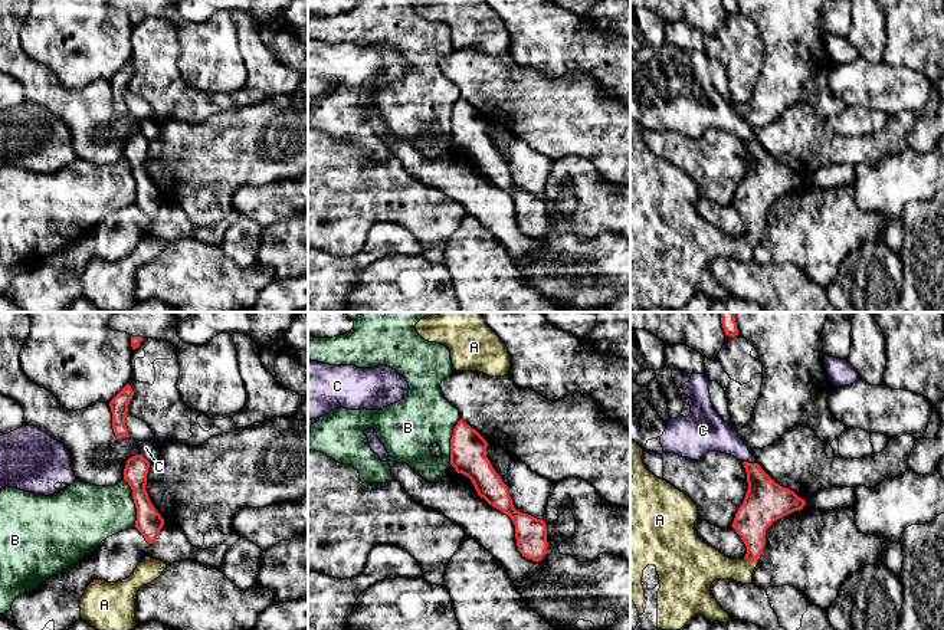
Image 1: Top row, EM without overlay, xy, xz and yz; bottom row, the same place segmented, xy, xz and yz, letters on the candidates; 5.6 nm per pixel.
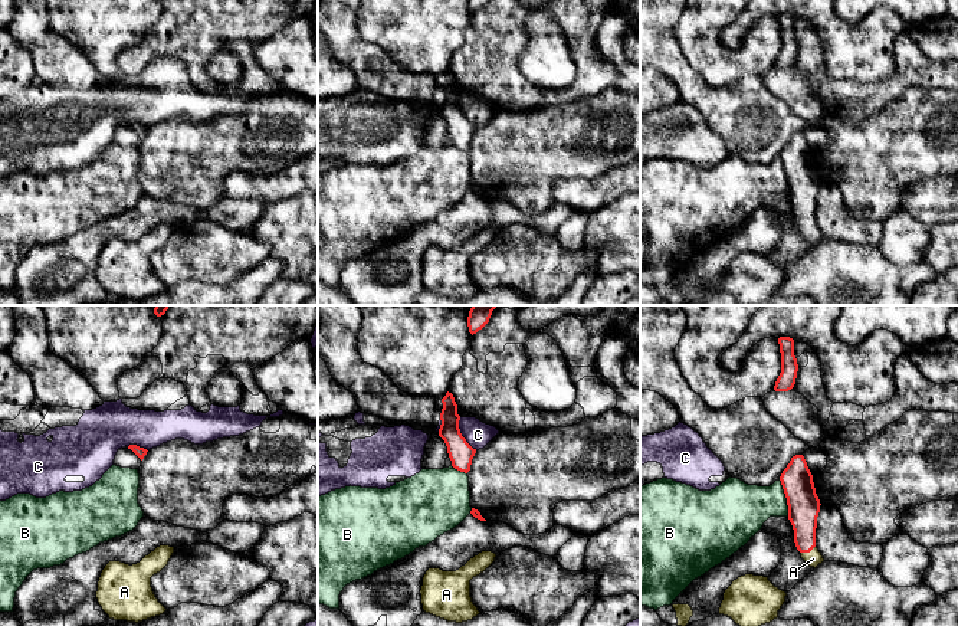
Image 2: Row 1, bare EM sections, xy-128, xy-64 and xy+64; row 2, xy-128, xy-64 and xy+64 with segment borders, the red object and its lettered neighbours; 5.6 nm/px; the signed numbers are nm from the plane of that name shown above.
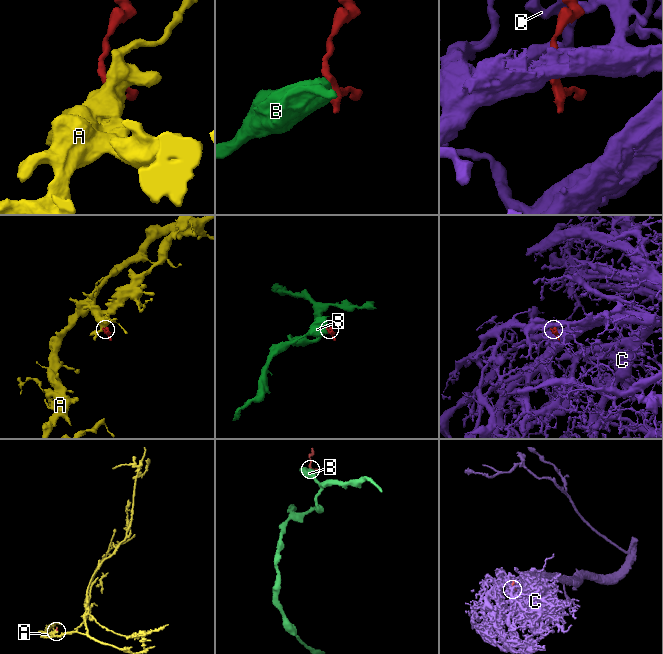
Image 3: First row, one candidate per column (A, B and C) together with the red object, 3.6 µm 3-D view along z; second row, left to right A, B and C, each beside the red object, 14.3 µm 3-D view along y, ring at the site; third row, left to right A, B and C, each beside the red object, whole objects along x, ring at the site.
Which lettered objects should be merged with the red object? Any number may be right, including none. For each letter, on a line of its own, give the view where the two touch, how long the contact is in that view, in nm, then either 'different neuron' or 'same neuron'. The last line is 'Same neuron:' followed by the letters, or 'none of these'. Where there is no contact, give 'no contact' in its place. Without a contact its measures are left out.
A: meets red in yz; contact 100 nm long; same neuron
B: meets red in xy; contact 280 nm long; different neuron
C: meets red in xy; contact 80 nm long; different neuron
Same neuron: A

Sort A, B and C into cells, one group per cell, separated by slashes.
A / B / C

